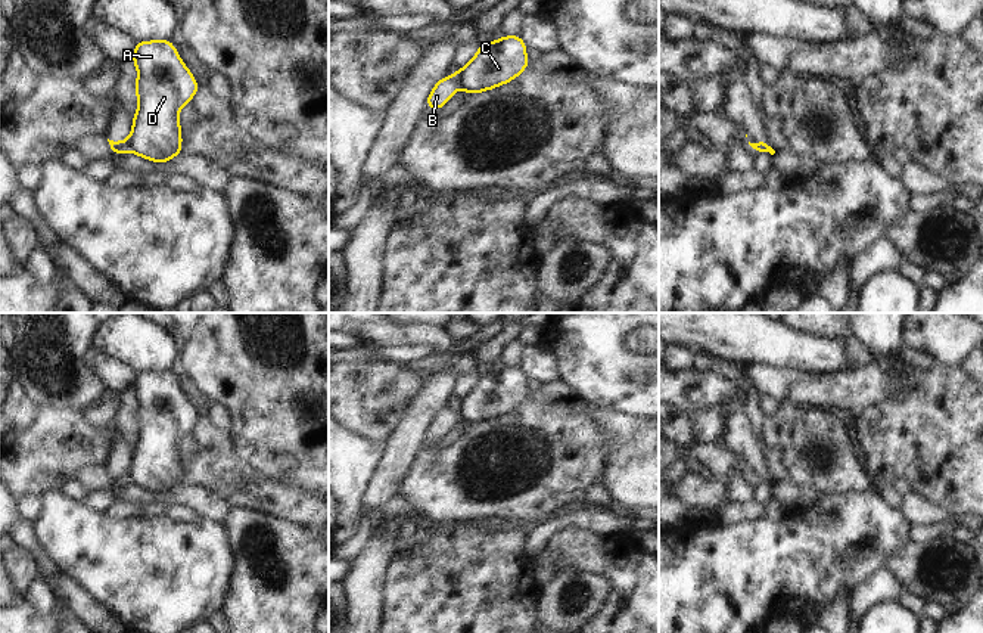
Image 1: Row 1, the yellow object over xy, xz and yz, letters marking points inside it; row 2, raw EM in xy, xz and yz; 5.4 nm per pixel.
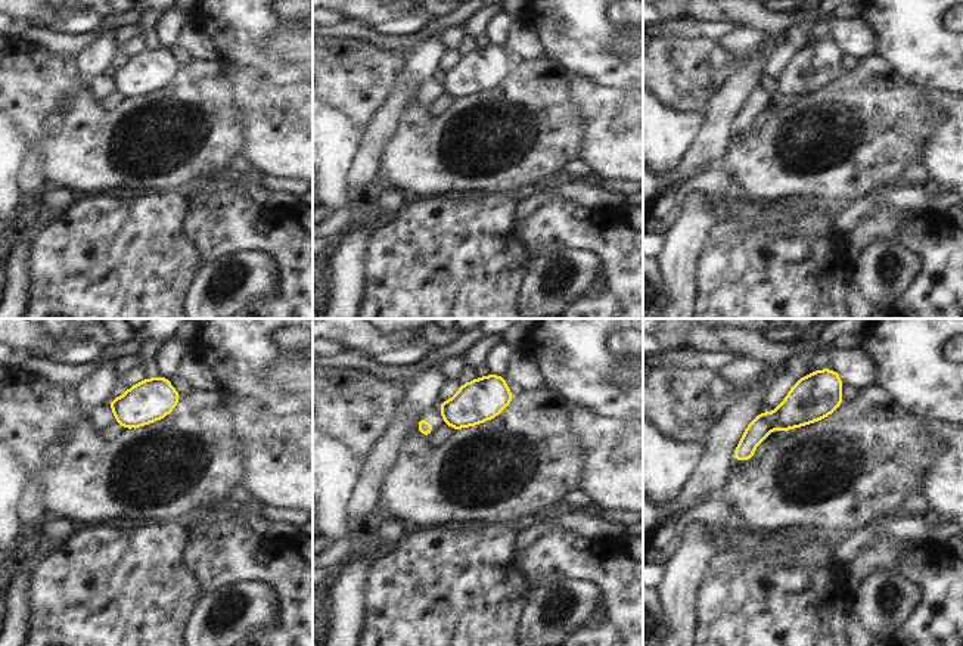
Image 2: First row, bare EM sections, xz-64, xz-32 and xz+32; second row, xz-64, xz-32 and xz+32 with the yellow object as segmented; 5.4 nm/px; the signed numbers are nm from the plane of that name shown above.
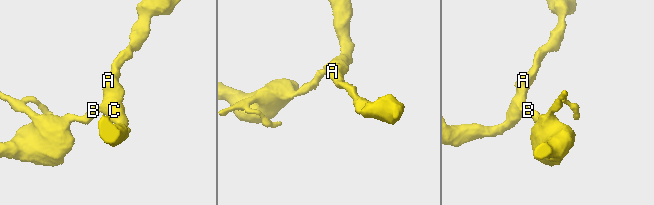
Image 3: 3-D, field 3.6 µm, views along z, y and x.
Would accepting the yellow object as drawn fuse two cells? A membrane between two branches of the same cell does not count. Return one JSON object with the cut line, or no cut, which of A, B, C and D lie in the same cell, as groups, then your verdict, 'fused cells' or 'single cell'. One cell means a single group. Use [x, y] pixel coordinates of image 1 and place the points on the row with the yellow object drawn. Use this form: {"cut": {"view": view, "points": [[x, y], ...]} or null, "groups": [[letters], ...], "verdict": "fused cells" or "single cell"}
{"cut": {"view": "xz", "points": [[453, 77], [460, 86]]}, "groups": [["A", "C", "D"], ["B"]], "verdict": "fused cells"}

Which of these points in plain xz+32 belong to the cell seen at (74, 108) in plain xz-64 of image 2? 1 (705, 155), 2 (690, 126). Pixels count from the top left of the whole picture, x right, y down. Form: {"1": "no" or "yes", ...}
{"1": "no", "2": "no"}

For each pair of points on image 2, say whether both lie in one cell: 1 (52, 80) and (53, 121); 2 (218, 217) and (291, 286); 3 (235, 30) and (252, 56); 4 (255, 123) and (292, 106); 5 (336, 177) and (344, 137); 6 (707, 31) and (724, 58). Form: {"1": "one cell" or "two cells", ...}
{"1": "two cells", "2": "one cell", "3": "one cell", "4": "one cell", "5": "one cell", "6": "two cells"}

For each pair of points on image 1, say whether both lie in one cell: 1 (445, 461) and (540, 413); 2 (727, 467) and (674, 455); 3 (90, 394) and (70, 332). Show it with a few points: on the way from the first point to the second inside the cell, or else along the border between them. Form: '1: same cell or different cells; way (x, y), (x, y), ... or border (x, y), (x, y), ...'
1: same cell; way (469, 438), (492, 424), (516, 421)
2: same cell; way (714, 458), (703, 453), (687, 453)
3: same cell; way (78, 379), (77, 357), (70, 347)

